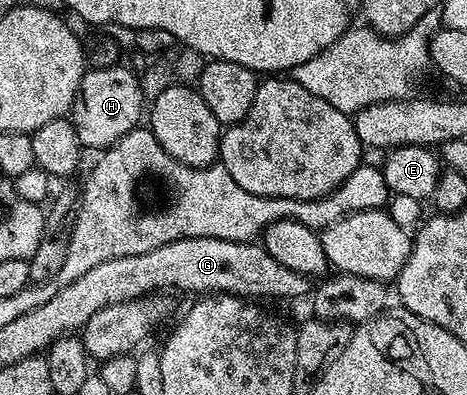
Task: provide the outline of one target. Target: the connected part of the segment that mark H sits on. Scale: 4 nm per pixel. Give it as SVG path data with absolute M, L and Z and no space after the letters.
M118 64L96 65L83 75L75 103L69 115L77 128L77 136L88 151L102 152L121 141L130 130L136 129L145 118L145 99L136 71Z

